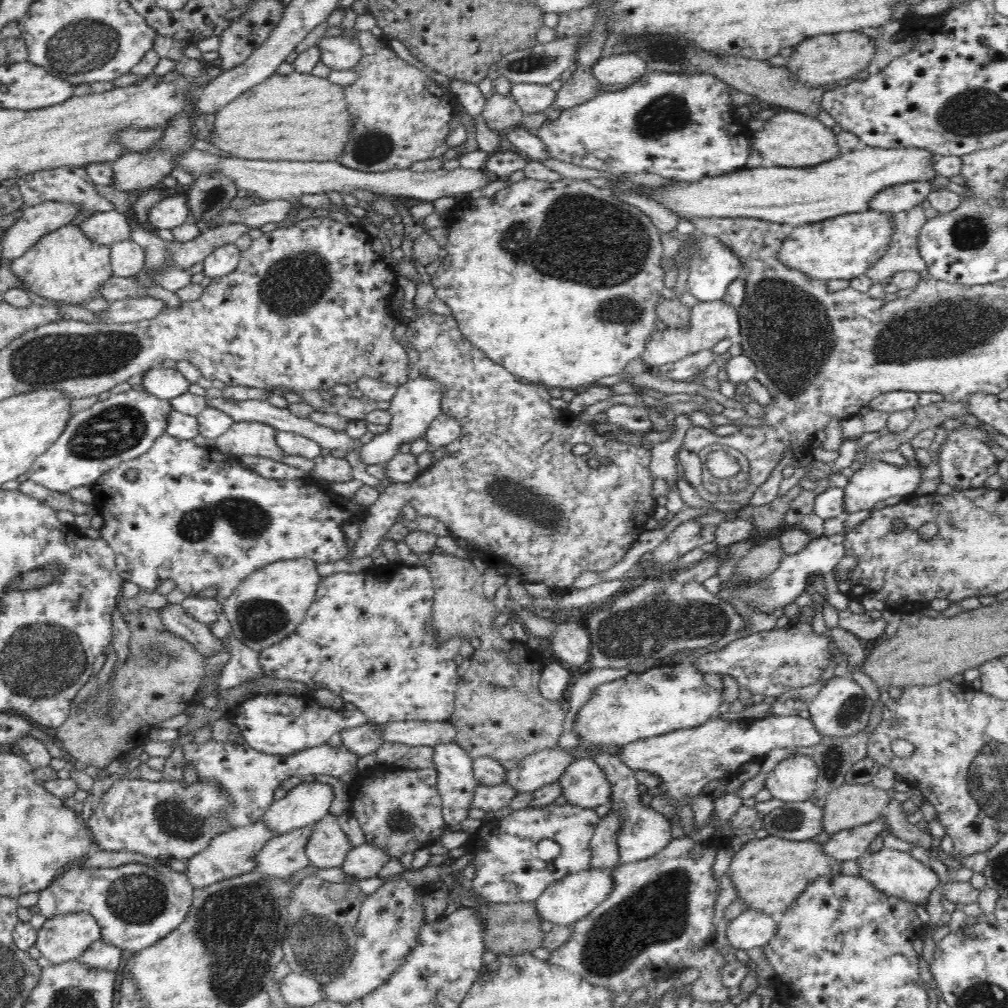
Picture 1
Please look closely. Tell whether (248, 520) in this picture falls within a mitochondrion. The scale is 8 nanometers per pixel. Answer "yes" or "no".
yes

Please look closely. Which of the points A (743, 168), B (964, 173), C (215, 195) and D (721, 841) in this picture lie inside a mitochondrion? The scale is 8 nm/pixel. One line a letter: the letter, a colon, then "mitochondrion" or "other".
A: other
B: other
C: mitochondrion
D: other

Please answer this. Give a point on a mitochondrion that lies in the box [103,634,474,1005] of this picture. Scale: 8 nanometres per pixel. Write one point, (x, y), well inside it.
(315, 943)

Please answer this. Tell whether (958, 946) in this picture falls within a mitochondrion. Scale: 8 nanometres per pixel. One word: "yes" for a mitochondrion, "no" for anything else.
no

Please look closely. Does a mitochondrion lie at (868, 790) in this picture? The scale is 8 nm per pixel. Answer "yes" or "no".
no

